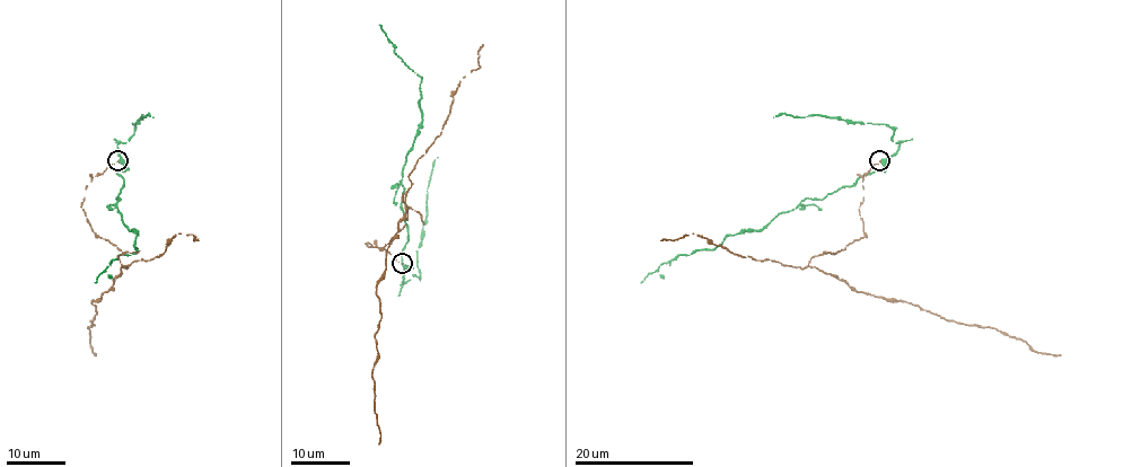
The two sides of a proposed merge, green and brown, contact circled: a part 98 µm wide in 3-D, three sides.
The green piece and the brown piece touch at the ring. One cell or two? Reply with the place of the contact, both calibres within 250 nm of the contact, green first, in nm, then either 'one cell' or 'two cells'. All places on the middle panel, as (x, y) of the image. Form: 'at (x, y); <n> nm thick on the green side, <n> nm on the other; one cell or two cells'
at (402, 263); 360 nm thick on the green side, 110 nm on the other; two cells

